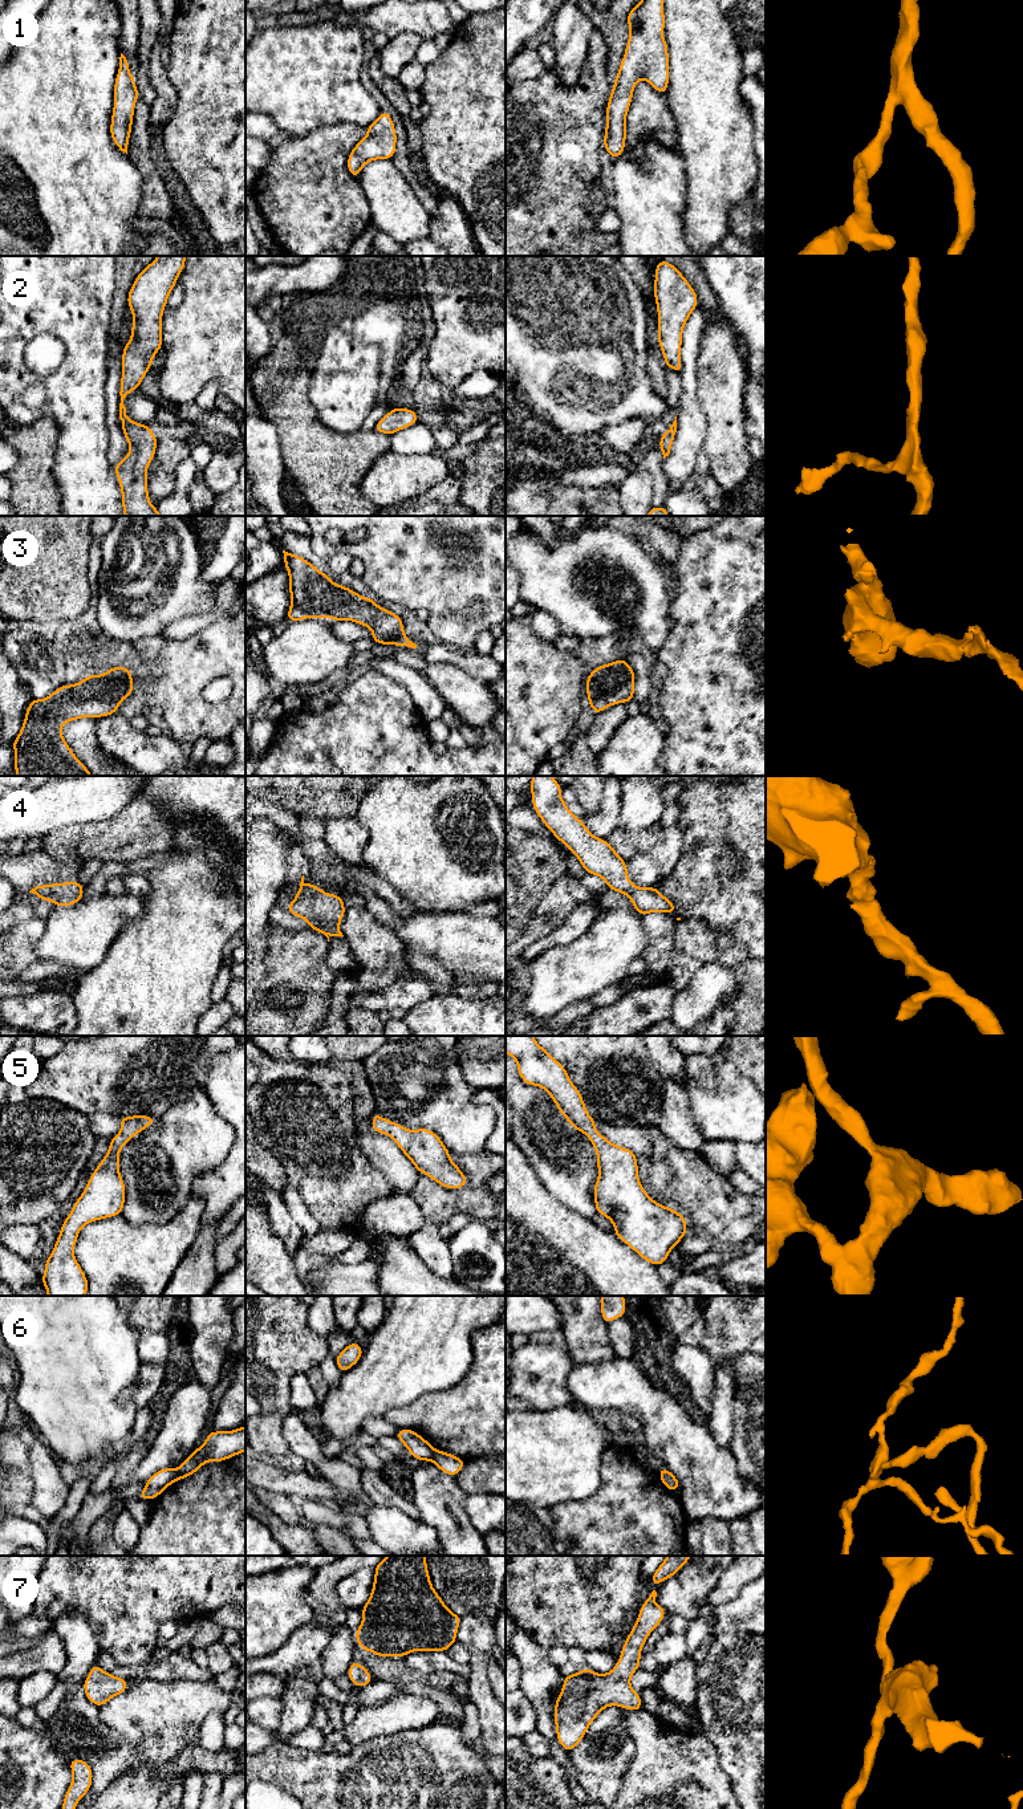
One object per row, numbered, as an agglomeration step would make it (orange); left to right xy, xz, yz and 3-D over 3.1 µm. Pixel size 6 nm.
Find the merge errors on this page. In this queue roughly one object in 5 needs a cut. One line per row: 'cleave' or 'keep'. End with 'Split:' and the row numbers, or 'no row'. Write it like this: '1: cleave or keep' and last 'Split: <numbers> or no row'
1: keep
2: keep
3: keep
4: keep
5: keep
6: cleave
7: keep
Split: 6

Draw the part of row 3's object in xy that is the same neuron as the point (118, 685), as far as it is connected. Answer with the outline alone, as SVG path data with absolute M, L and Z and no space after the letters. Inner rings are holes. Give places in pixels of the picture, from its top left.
M126 666L111 667L101 675L86 675L72 686L62 684L48 698L31 699L20 733L12 743L15 773L17 776L93 776L65 743L61 727L82 717L114 715L121 702L134 691L134 682Z

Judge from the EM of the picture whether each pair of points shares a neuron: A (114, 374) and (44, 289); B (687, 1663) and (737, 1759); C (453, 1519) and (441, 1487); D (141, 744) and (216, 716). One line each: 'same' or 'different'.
A: different
B: different
C: same
D: different

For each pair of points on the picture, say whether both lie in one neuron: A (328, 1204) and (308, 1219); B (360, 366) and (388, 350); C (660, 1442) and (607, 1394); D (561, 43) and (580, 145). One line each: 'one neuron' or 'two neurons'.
A: two neurons
B: two neurons
C: one neuron
D: two neurons

